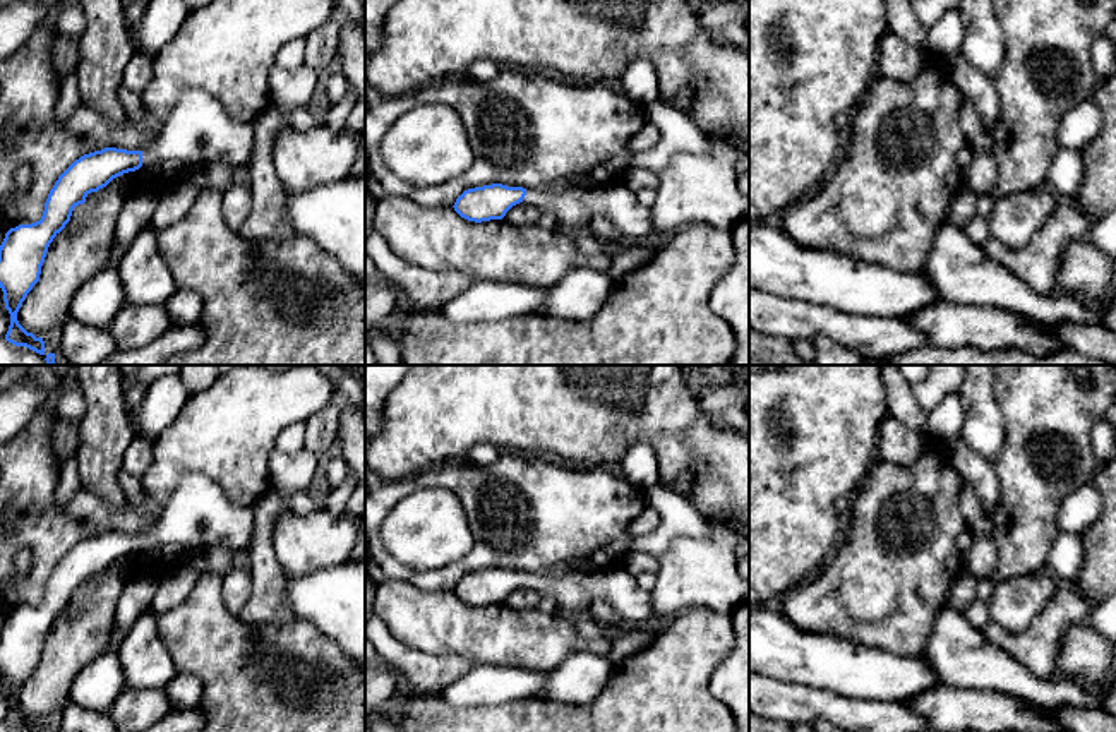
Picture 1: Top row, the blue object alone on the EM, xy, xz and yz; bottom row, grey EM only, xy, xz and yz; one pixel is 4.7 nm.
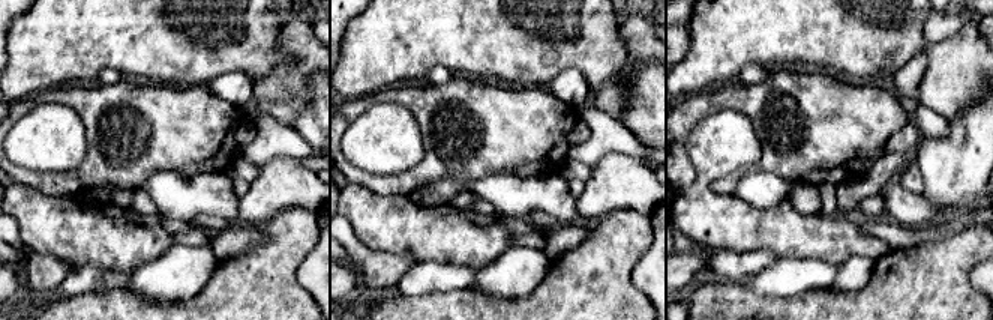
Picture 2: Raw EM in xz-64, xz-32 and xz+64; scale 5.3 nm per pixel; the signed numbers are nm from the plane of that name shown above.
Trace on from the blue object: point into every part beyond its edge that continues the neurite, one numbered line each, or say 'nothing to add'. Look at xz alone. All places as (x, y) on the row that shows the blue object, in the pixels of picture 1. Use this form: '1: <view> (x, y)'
1: xz (573, 208)

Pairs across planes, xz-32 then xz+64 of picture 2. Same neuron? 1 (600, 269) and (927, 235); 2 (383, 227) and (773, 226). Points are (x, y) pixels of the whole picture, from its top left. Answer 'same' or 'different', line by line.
1: different
2: same

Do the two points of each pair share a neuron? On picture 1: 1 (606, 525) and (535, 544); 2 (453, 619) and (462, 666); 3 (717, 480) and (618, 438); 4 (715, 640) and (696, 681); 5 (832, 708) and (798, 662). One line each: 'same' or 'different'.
1: same
2: different
3: same
4: same
5: different

